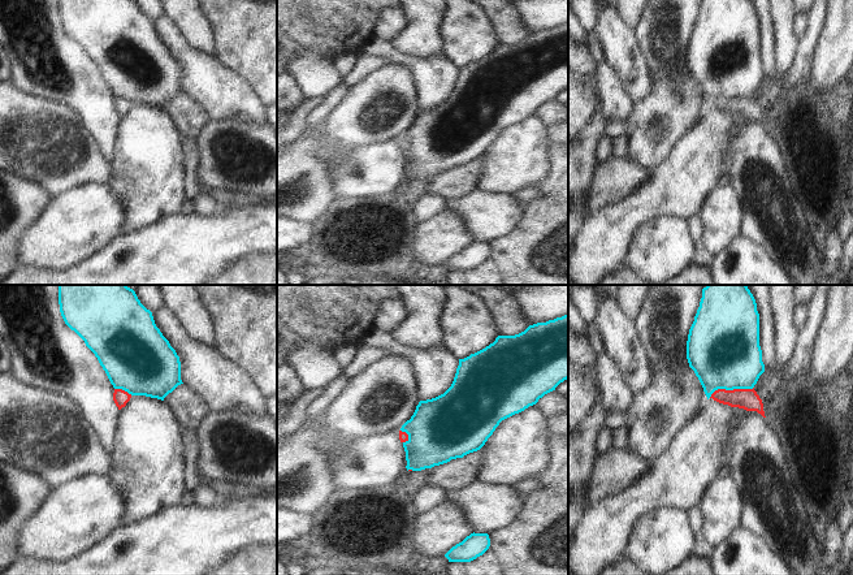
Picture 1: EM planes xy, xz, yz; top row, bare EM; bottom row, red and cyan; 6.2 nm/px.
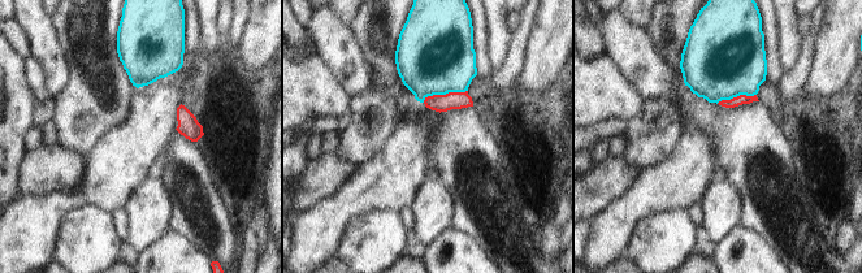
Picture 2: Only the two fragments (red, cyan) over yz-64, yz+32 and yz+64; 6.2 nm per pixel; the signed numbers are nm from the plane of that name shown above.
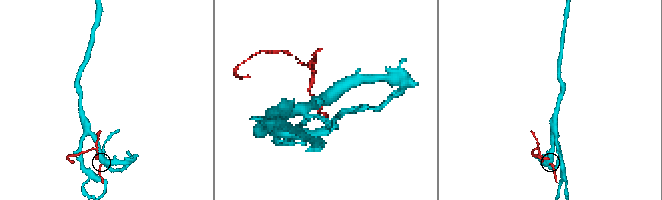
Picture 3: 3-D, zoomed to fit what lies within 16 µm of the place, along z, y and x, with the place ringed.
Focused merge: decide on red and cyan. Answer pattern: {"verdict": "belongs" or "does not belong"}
{"verdict": "does not belong"}

